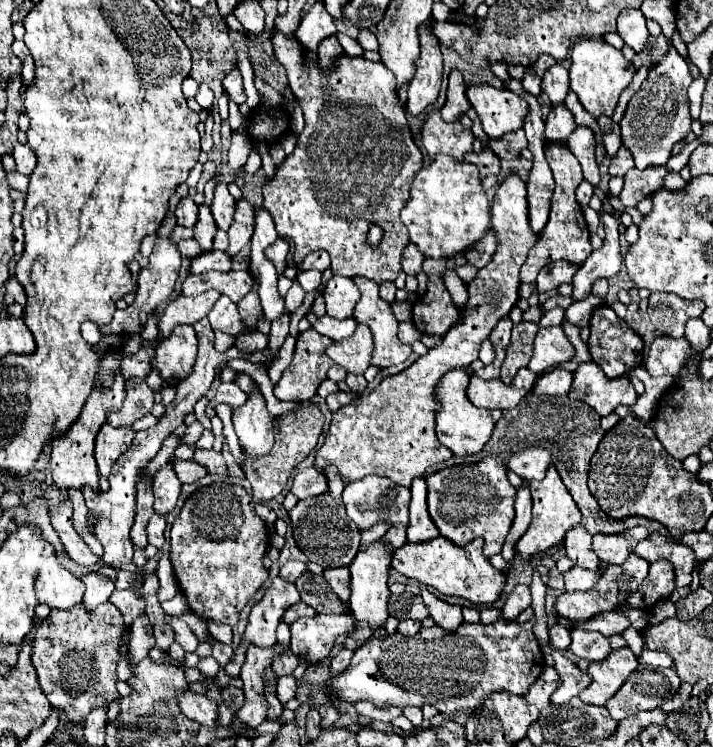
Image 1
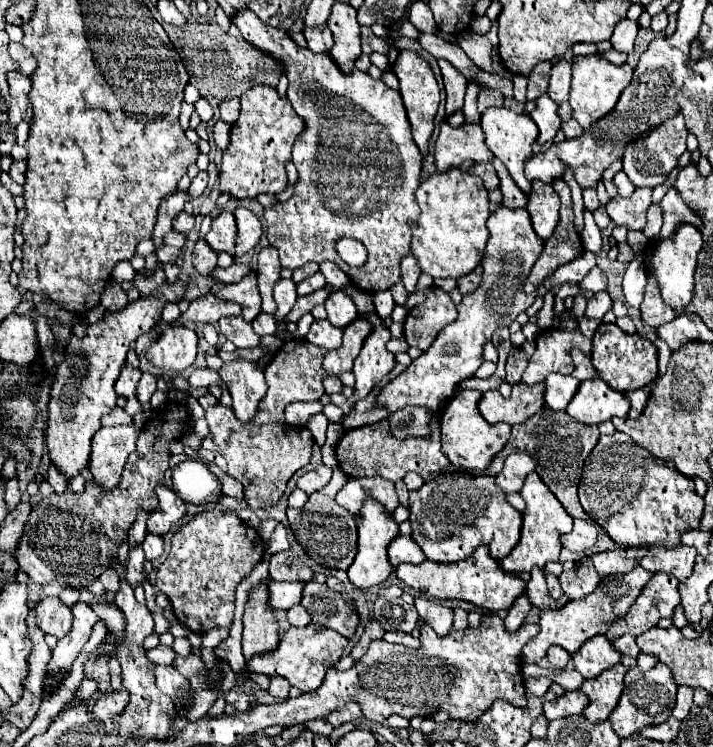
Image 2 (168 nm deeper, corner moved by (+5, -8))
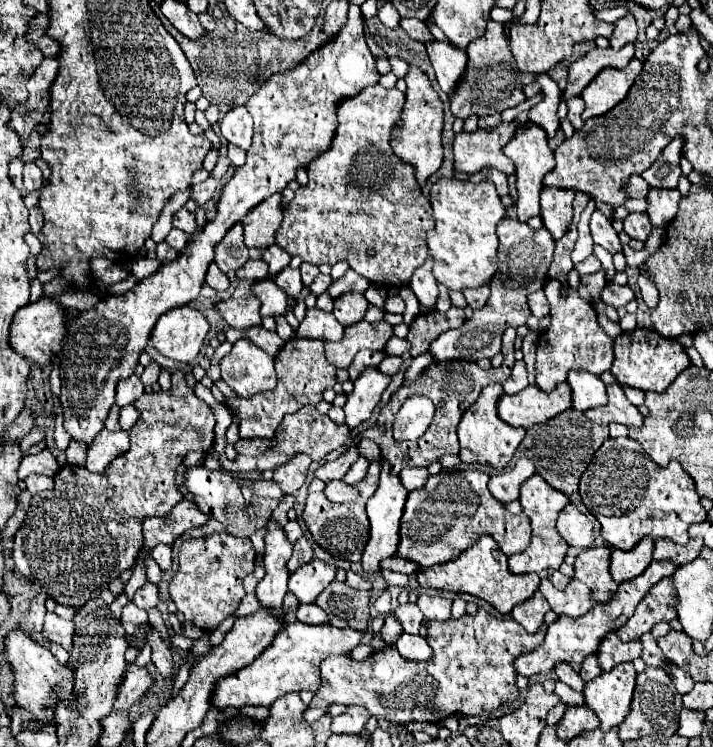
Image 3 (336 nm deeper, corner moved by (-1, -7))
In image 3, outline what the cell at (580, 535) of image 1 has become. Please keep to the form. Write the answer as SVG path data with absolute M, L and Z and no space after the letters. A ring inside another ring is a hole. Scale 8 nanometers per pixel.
M571 503L559 515L557 531L573 547L593 547L595 545L595 527L593 527L593 523L589 521L589 517L585 513L581 513Z

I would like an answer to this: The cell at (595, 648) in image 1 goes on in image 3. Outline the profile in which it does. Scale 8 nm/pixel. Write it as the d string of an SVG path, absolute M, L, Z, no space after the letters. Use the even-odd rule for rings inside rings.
M609 633L601 645L599 645L599 651L597 651L597 661L599 661L599 667L601 671L609 671L611 667L619 665L619 663L625 663L625 661L633 661L641 655L641 641L635 639L635 641L629 641L629 643L623 643L615 633Z

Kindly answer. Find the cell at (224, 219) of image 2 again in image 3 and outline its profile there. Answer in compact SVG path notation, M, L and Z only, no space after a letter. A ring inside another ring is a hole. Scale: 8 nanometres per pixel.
M235 223L225 233L223 241L219 241L219 245L215 247L215 263L219 265L223 273L227 273L227 271L237 271L239 267L243 267L247 259L249 255L243 243L243 225Z

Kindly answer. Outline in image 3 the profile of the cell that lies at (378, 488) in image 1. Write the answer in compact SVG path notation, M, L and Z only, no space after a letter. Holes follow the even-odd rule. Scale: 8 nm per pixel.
M331 481L325 487L325 495L335 503L345 503L347 499L357 499L359 491L353 485L347 485L345 481Z

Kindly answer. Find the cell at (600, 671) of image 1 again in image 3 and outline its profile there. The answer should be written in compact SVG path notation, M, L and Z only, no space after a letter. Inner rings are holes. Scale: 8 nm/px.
M621 663L585 685L583 695L587 705L597 713L601 721L599 729L607 731L623 723L623 719L629 713L633 687L635 687L633 663Z

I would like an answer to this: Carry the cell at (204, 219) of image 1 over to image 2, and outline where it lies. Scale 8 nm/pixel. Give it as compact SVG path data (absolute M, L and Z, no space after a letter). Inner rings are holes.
M203 240L195 242L193 266L201 276L209 276L217 268L217 256L213 254L213 250L209 250L209 246L205 246Z

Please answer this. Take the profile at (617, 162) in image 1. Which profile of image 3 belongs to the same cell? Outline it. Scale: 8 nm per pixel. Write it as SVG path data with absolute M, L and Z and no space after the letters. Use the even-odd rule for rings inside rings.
M649 189L645 201L647 201L647 215L655 227L667 225L677 215L679 205L679 189Z

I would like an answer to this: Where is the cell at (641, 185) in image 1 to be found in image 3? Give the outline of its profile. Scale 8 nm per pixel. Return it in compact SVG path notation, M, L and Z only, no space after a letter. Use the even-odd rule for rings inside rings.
M629 213L623 219L623 231L629 237L635 237L635 239L645 241L651 235L651 229L653 229L653 225L651 225L647 213Z

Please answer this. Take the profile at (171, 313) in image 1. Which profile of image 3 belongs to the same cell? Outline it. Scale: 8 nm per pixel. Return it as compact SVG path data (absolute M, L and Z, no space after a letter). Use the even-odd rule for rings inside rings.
M245 297L245 299L227 299L215 303L217 313L229 327L235 329L247 329L253 325L261 325L261 315L259 315L259 301L255 297Z

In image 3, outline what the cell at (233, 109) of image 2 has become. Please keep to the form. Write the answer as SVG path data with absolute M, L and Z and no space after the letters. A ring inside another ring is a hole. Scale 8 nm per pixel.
M243 105L233 107L221 121L221 133L231 145L247 151L253 137L253 121L249 111Z

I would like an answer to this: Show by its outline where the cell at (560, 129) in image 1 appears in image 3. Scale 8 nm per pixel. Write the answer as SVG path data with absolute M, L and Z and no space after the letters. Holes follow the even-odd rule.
M535 74L534 78L545 97L543 97L541 103L537 103L529 111L529 119L533 123L537 123L539 127L543 127L549 137L555 137L555 133L559 129L557 107L559 107L559 101L561 101L561 89L547 74Z

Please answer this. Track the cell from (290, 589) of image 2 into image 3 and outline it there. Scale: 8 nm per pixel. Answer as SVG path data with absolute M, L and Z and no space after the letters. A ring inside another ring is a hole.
M313 559L311 563L299 567L289 577L289 591L299 603L313 603L317 595L335 579L335 567Z

